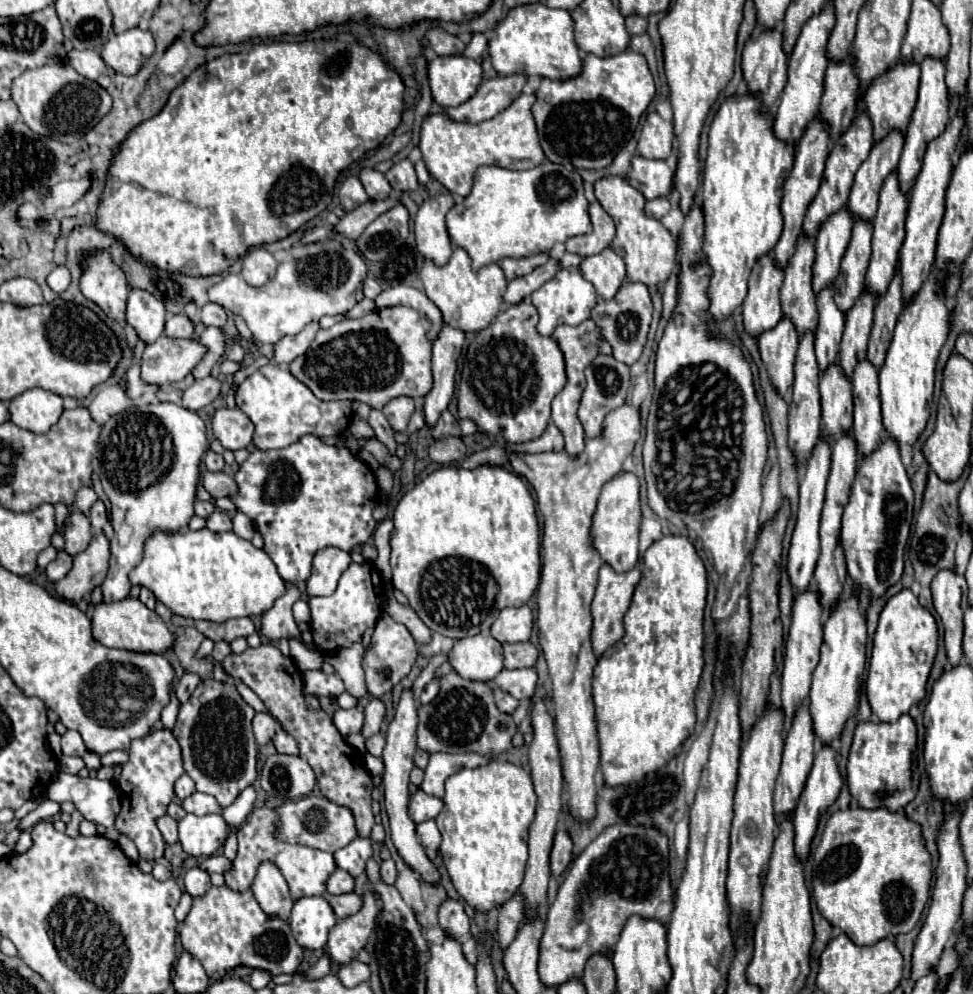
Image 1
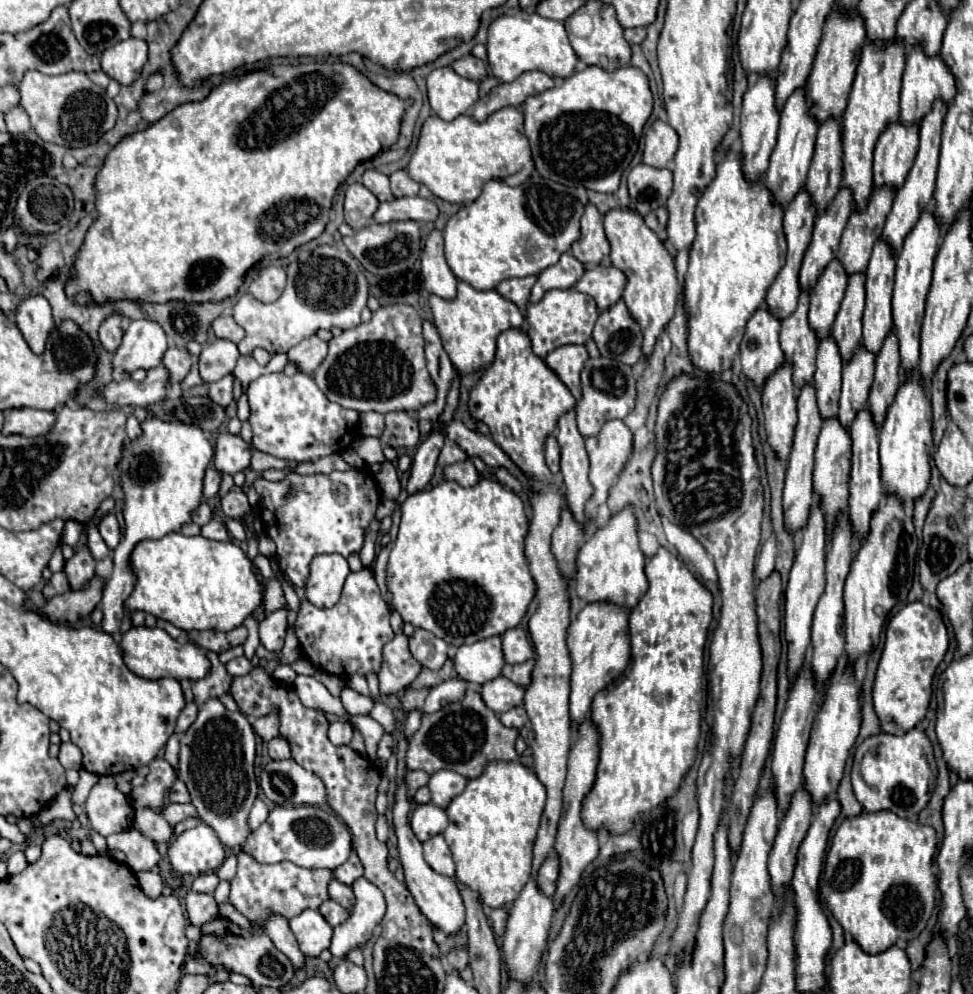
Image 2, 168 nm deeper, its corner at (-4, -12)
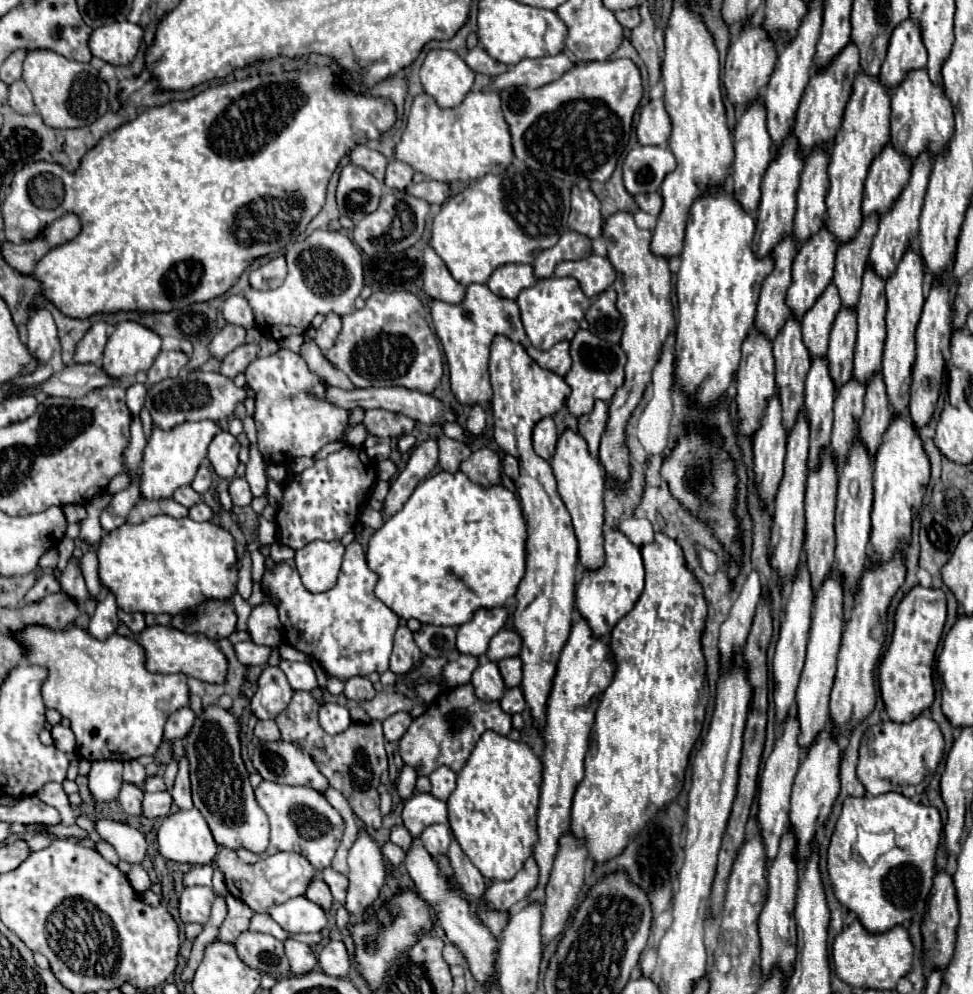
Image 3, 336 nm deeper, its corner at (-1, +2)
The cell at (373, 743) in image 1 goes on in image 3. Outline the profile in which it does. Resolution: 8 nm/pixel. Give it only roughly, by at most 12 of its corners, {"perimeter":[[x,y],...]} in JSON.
{"perimeter":[[395,713],[383,721],[387,741],[399,741],[411,725],[409,713]]}

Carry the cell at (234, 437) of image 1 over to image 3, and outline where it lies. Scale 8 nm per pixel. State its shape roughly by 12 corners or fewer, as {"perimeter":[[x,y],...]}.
{"perimeter":[[229,431],[213,437],[207,461],[221,479],[235,477],[241,445]]}

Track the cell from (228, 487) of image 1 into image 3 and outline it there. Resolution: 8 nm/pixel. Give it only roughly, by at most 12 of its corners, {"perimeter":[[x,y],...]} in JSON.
{"perimeter":[[243,477],[231,479],[229,495],[239,507],[253,501],[249,483]]}

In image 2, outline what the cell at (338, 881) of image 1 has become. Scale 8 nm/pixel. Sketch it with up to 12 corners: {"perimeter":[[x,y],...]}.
{"perimeter":[[336,881],[330,883],[330,899],[344,909],[354,905],[352,887]]}

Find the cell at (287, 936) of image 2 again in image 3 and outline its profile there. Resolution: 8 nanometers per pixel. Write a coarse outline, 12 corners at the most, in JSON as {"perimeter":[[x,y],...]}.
{"perimeter":[[287,939],[285,953],[295,975],[309,973],[317,957],[305,943]]}

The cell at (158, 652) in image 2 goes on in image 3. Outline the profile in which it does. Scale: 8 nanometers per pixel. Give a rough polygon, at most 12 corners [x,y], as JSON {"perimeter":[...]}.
{"perimeter":[[147,627],[153,673],[223,683],[227,657],[201,633]]}

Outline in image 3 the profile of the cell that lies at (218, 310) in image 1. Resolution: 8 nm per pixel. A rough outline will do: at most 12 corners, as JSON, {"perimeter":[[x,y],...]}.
{"perimeter":[[243,295],[223,303],[227,323],[255,329],[255,315]]}

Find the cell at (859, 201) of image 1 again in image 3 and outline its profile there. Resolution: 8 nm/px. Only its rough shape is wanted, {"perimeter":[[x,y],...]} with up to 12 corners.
{"perimeter":[[877,215],[837,249],[833,285],[841,305],[855,309],[869,263]]}

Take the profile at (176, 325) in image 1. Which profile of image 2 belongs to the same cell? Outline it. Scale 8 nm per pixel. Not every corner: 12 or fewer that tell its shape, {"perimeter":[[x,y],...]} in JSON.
{"perimeter":[[170,347],[164,367],[172,383],[182,381],[192,365],[188,349]]}

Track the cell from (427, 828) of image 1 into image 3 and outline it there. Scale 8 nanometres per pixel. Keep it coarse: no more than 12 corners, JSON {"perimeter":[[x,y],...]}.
{"perimeter":[[447,823],[429,825],[419,835],[431,855],[447,855]]}

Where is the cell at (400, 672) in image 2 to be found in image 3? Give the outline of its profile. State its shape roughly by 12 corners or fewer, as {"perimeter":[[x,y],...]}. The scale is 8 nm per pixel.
{"perimeter":[[399,627],[391,671],[409,673],[421,659],[409,627]]}

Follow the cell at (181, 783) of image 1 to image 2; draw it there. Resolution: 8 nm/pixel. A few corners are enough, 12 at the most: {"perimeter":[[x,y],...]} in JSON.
{"perimeter":[[180,779],[168,791],[174,803],[190,803],[190,793]]}

